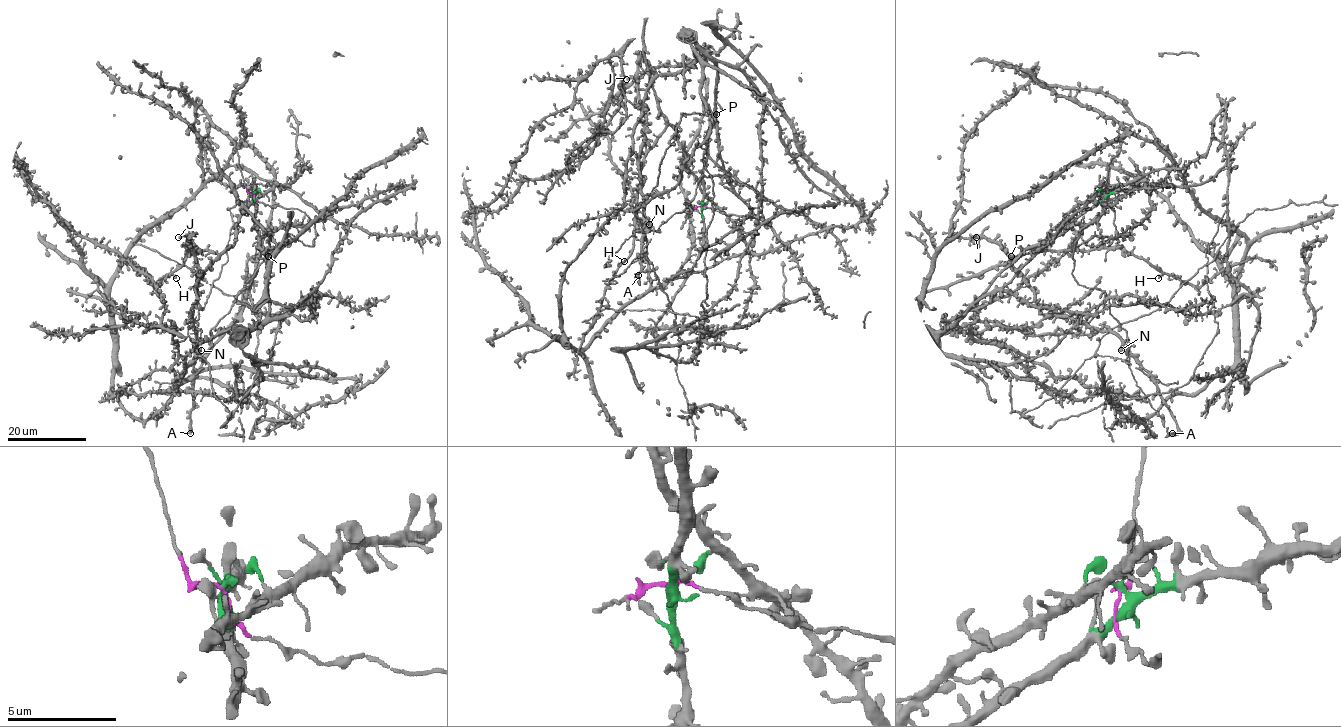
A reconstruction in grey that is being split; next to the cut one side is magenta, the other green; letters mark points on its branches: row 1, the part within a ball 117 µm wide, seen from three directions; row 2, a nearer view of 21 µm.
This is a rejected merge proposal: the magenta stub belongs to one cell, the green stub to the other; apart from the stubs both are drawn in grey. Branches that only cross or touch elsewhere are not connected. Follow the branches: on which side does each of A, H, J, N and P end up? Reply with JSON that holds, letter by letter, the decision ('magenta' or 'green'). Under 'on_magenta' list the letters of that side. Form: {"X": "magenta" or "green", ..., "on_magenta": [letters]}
{"A": "magenta", "H": "green", "J": "magenta", "N": "magenta", "P": "green", "on_magenta": ["A", "J", "N"]}

